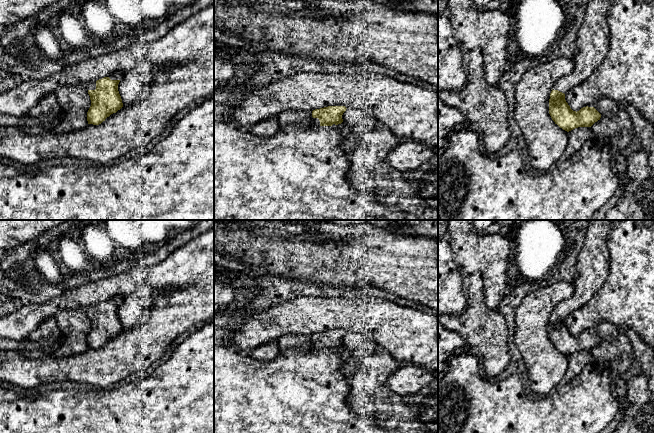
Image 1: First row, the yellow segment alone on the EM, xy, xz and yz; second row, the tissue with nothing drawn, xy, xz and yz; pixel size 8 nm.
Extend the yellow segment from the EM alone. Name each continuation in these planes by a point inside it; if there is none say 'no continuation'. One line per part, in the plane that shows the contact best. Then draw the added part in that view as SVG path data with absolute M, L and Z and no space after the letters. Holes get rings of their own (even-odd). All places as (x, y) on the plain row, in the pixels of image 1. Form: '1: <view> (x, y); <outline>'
1: xy (91, 309); M96 305L93 306L89 306L88 308L86 308L85 310L86 314L95 314L96 313Z

